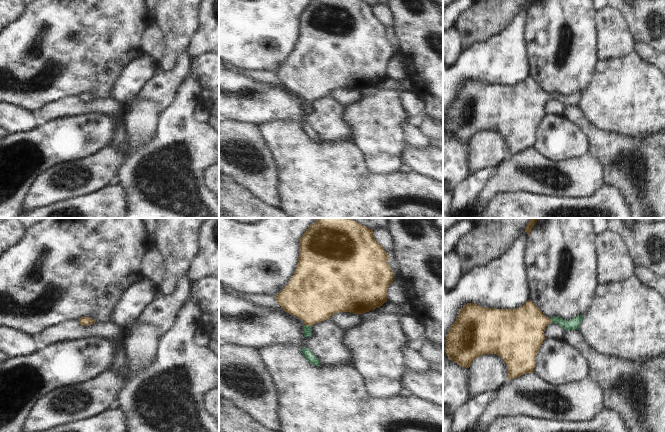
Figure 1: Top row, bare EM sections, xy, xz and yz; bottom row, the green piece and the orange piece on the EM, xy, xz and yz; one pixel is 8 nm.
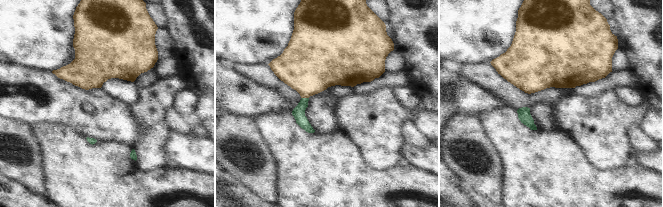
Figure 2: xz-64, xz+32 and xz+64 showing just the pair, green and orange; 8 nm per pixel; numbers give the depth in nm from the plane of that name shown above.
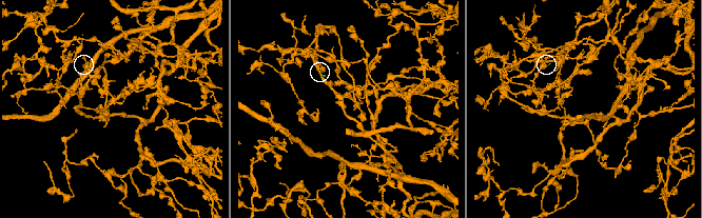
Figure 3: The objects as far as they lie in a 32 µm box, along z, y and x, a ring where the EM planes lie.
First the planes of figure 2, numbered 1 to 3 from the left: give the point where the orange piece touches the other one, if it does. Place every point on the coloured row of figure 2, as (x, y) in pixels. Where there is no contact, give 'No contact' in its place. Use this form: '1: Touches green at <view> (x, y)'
1: No contact
2: Touches green at xz+32 (305, 98)
3: No contact

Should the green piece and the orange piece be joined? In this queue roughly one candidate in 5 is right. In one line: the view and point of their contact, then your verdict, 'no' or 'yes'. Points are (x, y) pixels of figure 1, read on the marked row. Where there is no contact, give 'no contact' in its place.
xz (308, 326) | yes

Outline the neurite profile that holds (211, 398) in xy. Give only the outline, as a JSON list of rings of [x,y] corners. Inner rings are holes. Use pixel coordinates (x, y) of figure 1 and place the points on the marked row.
[[[215,387],[204,394],[204,408],[219,421],[219,387]]]

